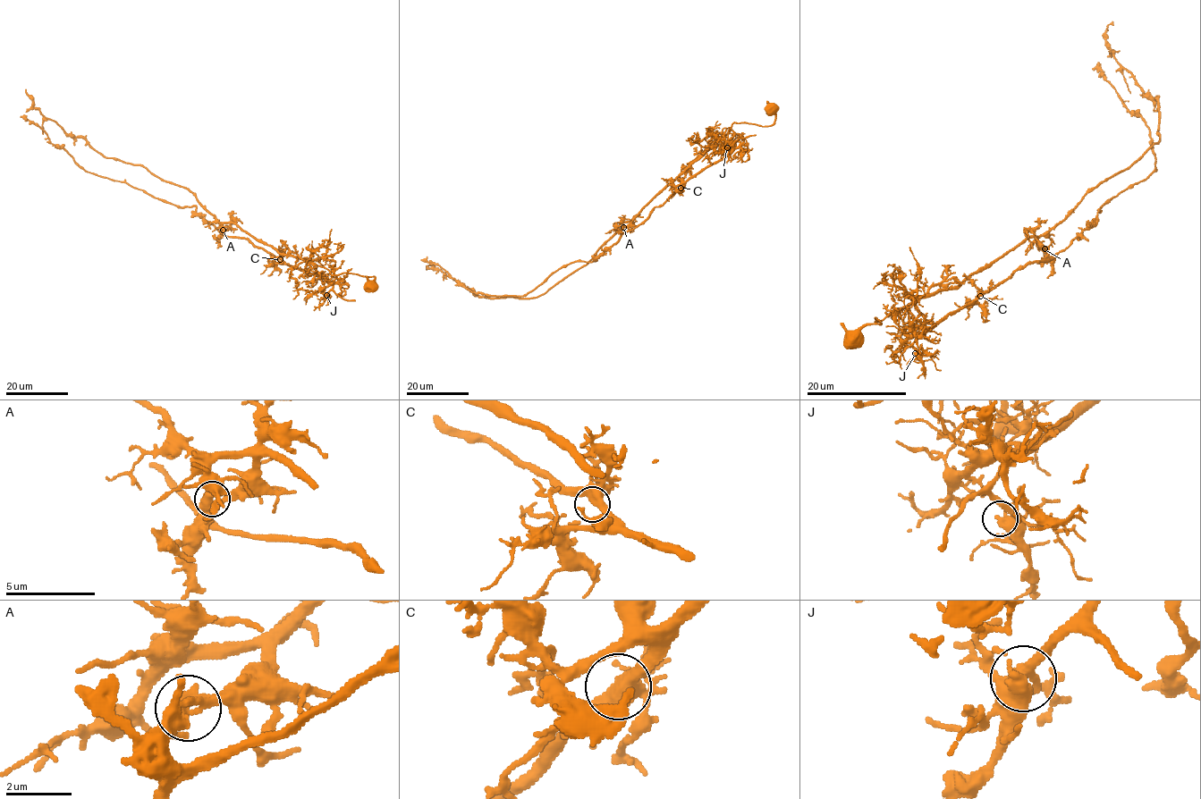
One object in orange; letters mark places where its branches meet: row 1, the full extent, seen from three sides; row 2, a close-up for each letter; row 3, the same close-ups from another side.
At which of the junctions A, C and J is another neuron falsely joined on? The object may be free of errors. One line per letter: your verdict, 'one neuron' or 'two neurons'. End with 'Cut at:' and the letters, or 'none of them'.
A: two neurons
C: one neuron
J: one neuron
Cut at: A

